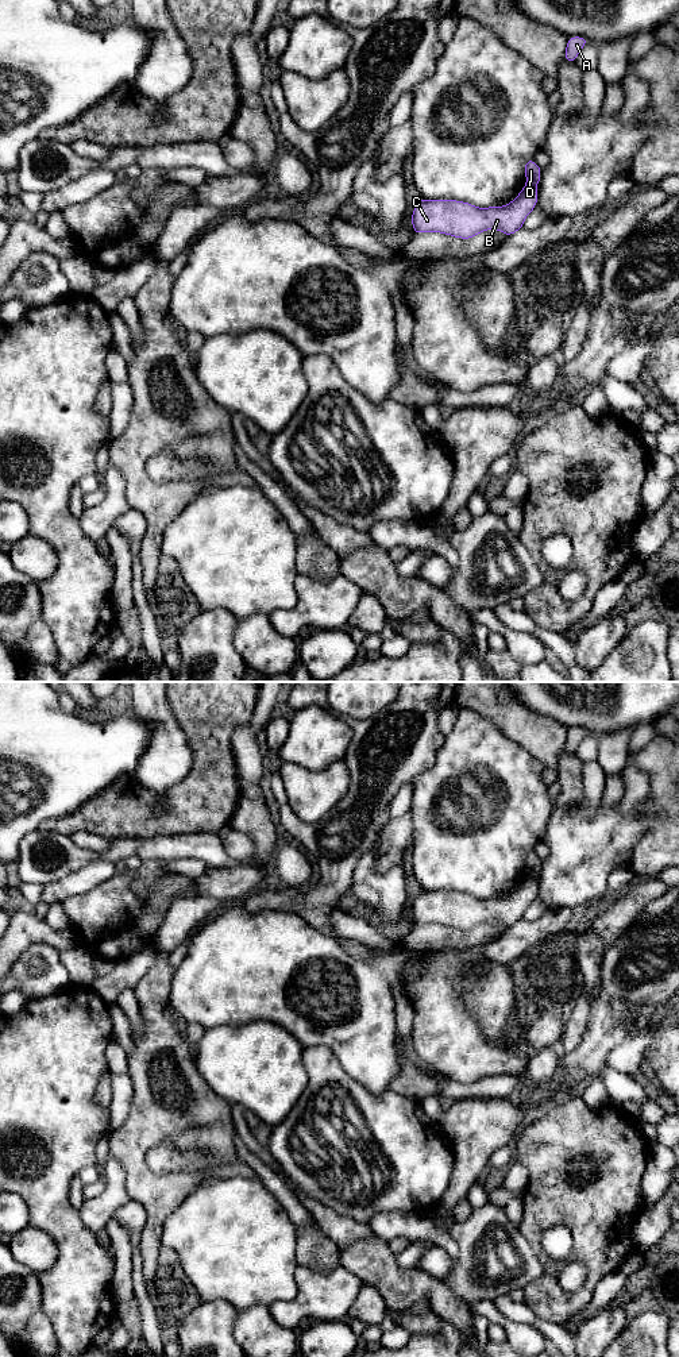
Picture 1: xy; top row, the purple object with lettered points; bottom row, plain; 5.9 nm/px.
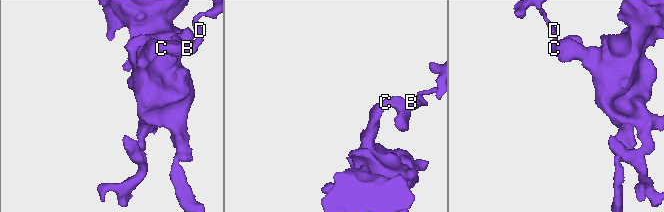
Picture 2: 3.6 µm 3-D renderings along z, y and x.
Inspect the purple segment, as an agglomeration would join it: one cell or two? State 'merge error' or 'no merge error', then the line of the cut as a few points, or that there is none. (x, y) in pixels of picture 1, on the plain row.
merge error | xy (528, 875), (535, 879)

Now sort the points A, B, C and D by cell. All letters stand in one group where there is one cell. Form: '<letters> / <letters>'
A D / B C

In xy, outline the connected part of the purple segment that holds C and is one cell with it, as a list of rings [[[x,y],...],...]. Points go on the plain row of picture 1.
[[[525,876],[520,886],[504,898],[479,899],[459,891],[418,891],[412,903],[414,926],[439,924],[459,930],[472,930],[487,921],[499,921],[512,928],[524,918],[526,907],[536,899],[537,882]]]

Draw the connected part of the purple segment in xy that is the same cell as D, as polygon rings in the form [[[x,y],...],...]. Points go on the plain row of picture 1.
[[[528,851],[524,855],[524,860],[525,860],[526,875],[536,879],[541,868],[540,857],[535,853],[535,851]]]

